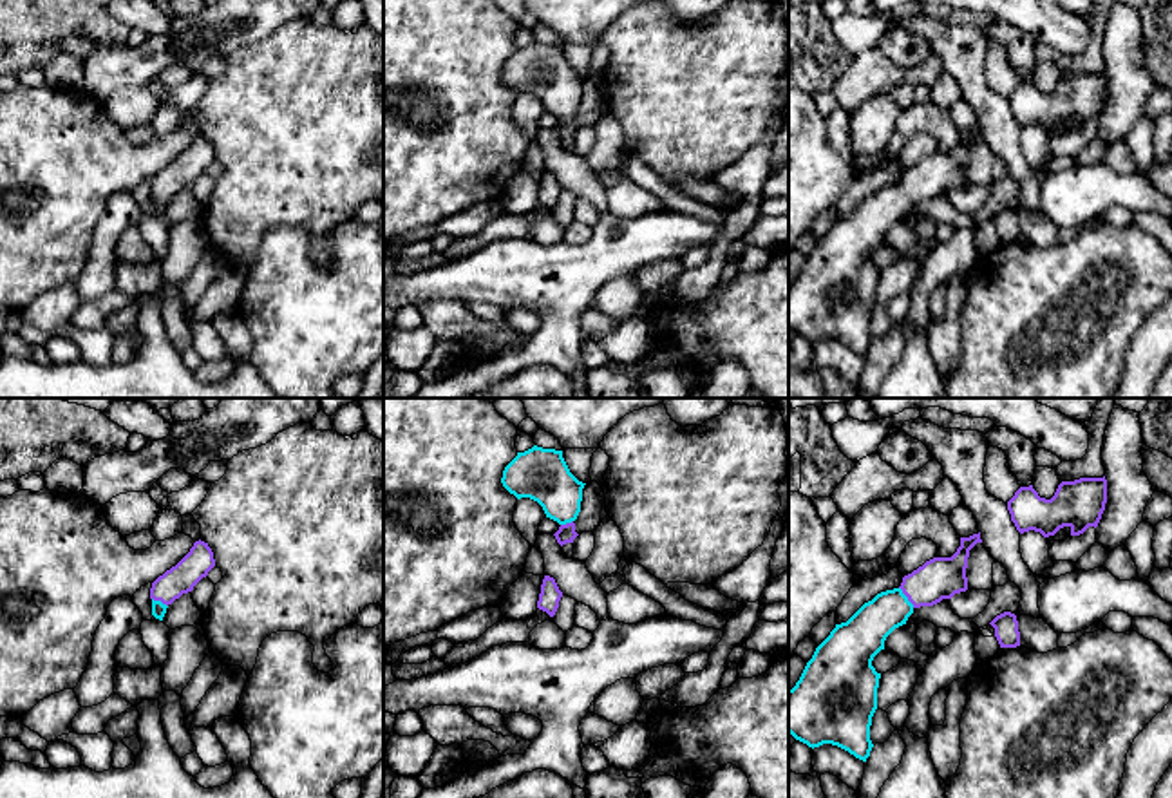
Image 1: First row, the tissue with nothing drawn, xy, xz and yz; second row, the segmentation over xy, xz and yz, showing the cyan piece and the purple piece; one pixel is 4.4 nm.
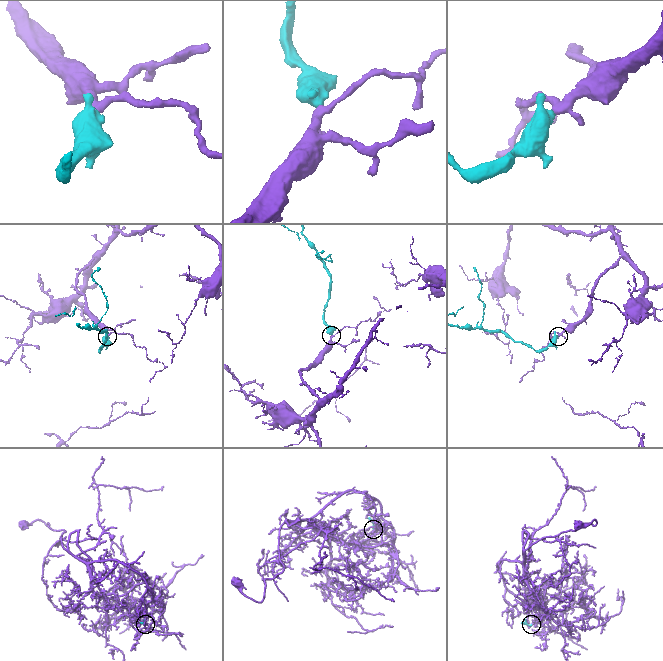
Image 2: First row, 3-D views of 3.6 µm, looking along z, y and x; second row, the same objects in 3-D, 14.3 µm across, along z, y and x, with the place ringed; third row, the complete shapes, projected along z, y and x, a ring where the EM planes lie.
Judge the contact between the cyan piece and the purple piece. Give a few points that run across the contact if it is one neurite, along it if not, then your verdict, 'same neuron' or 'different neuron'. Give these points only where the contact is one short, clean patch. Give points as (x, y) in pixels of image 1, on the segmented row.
yz (865, 632), (887, 610), (907, 598), (941, 578) | same neuron

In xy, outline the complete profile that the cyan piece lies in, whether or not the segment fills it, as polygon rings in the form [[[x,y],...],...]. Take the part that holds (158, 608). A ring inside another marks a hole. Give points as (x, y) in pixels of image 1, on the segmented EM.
[[[195,541],[190,552],[170,570],[159,575],[150,588],[152,615],[163,621],[166,608],[208,575],[215,566],[213,552],[204,541]]]

